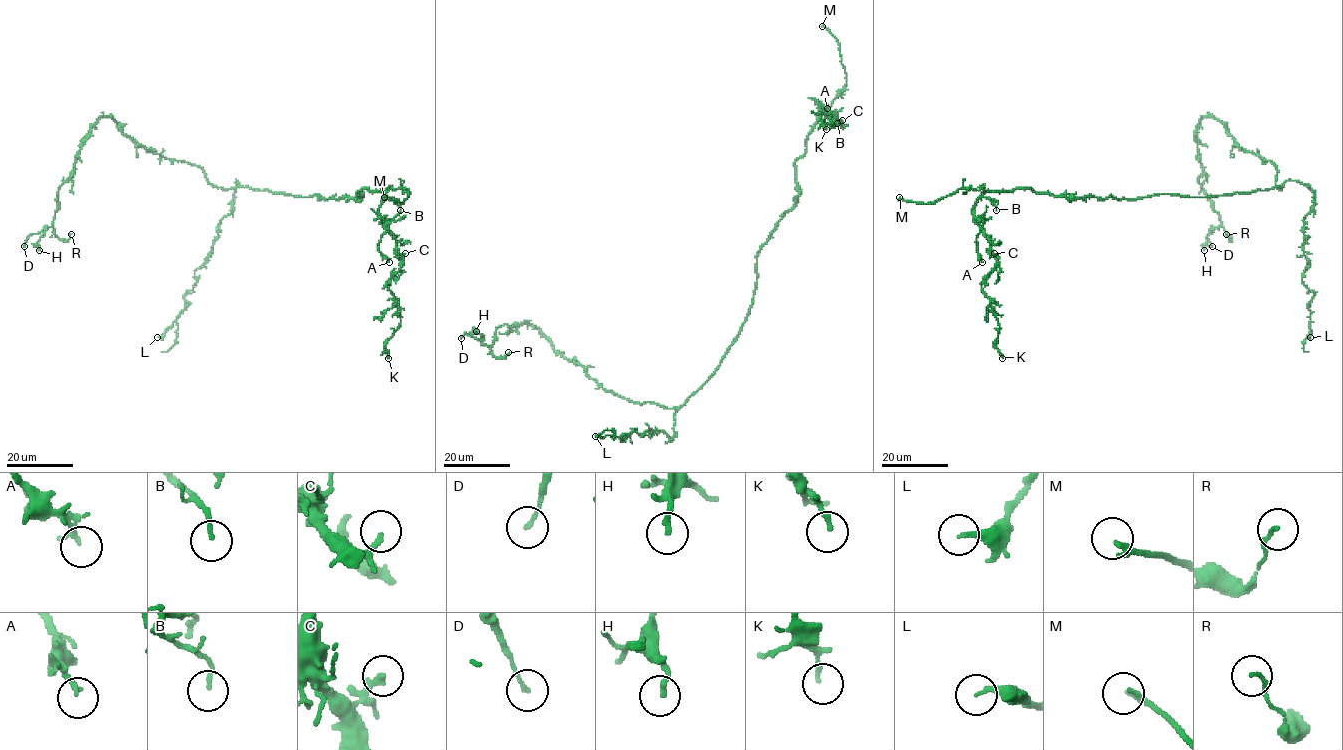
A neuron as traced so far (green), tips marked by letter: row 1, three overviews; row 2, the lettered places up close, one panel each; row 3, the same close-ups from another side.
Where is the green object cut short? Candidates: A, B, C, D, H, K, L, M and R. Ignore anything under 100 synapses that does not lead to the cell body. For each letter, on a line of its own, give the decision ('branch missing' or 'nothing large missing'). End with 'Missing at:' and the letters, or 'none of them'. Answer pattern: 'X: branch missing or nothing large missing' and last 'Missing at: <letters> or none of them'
A: nothing large missing
B: nothing large missing
C: nothing large missing
D: nothing large missing
H: nothing large missing
K: nothing large missing
L: nothing large missing
M: branch missing
R: nothing large missing
Missing at: M

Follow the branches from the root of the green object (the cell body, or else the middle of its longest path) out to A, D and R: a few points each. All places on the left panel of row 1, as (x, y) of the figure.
A: (299, 196), (359, 200), (360, 190), (381, 191), (383, 198), (378, 214), (387, 231), (378, 250), (389, 262)
D: (299, 196), (212, 186), (199, 167), (148, 152), (102, 116), (58, 191), (53, 224), (24, 246)
R: (299, 196), (212, 186), (199, 167), (148, 152), (102, 116), (58, 191), (54, 234), (66, 240), (71, 234)

